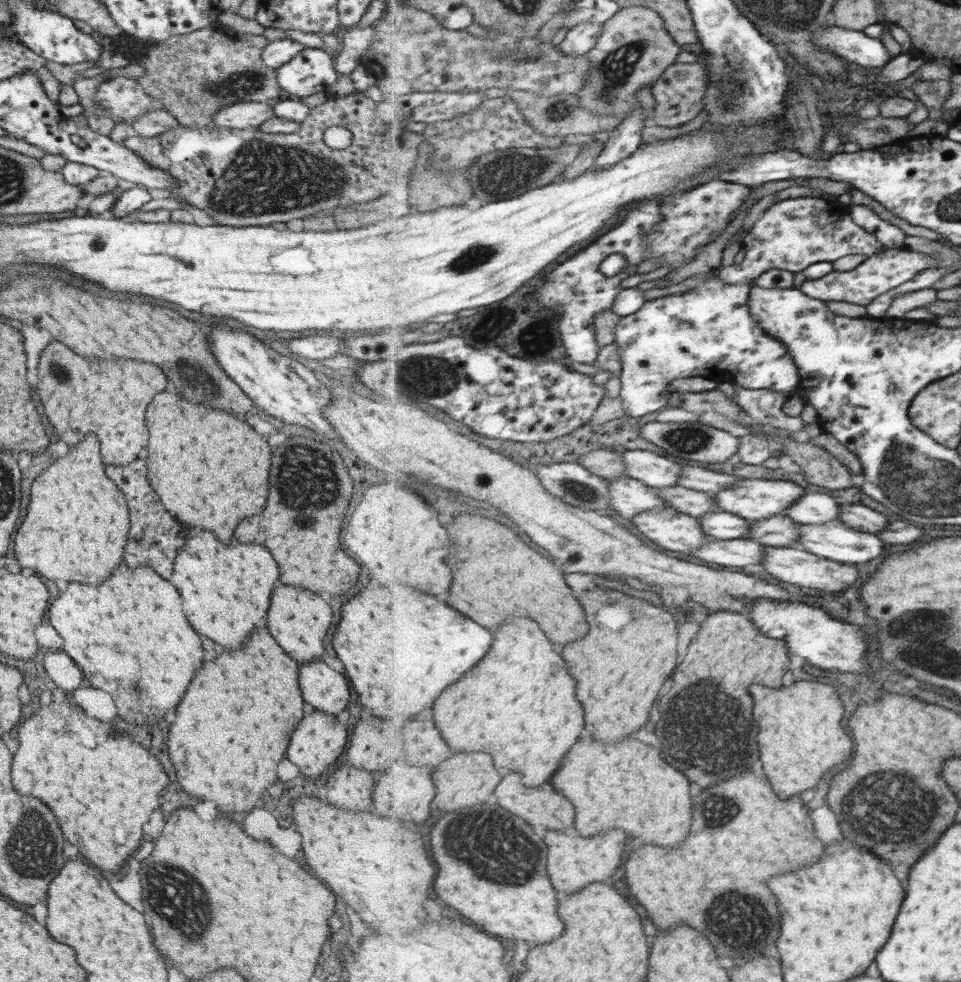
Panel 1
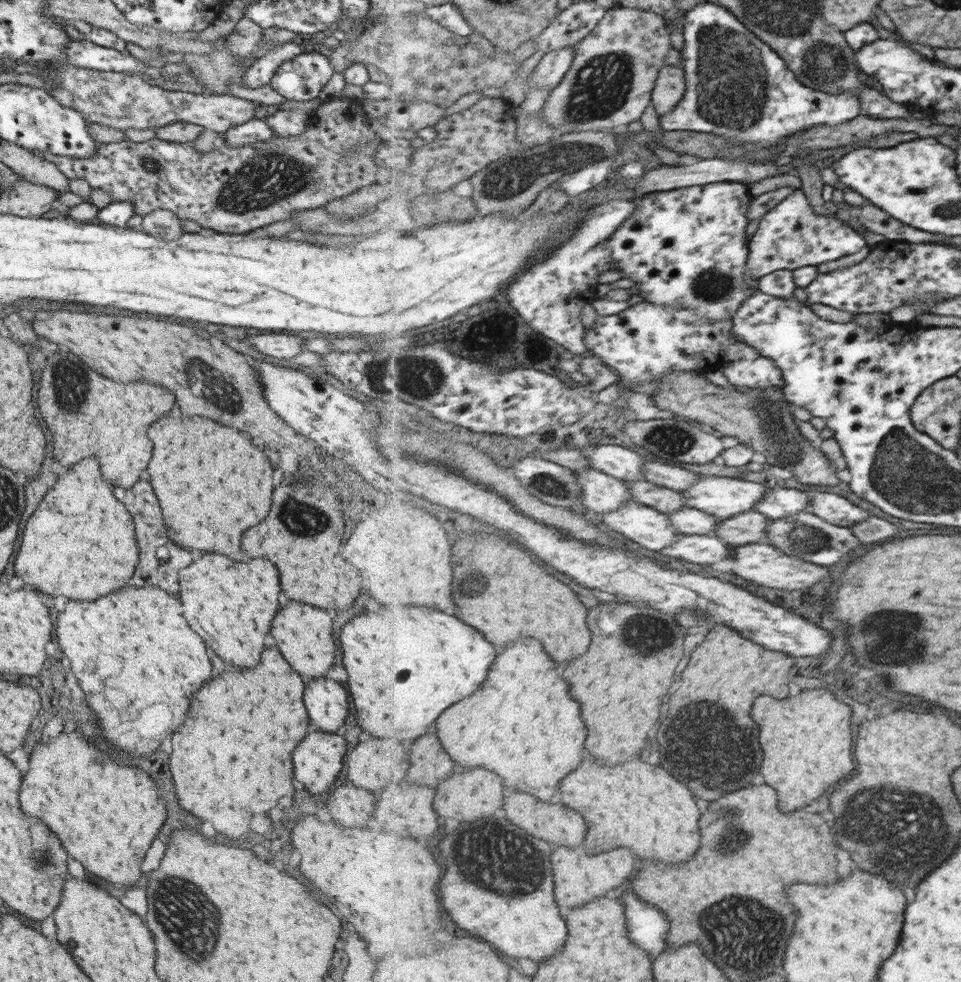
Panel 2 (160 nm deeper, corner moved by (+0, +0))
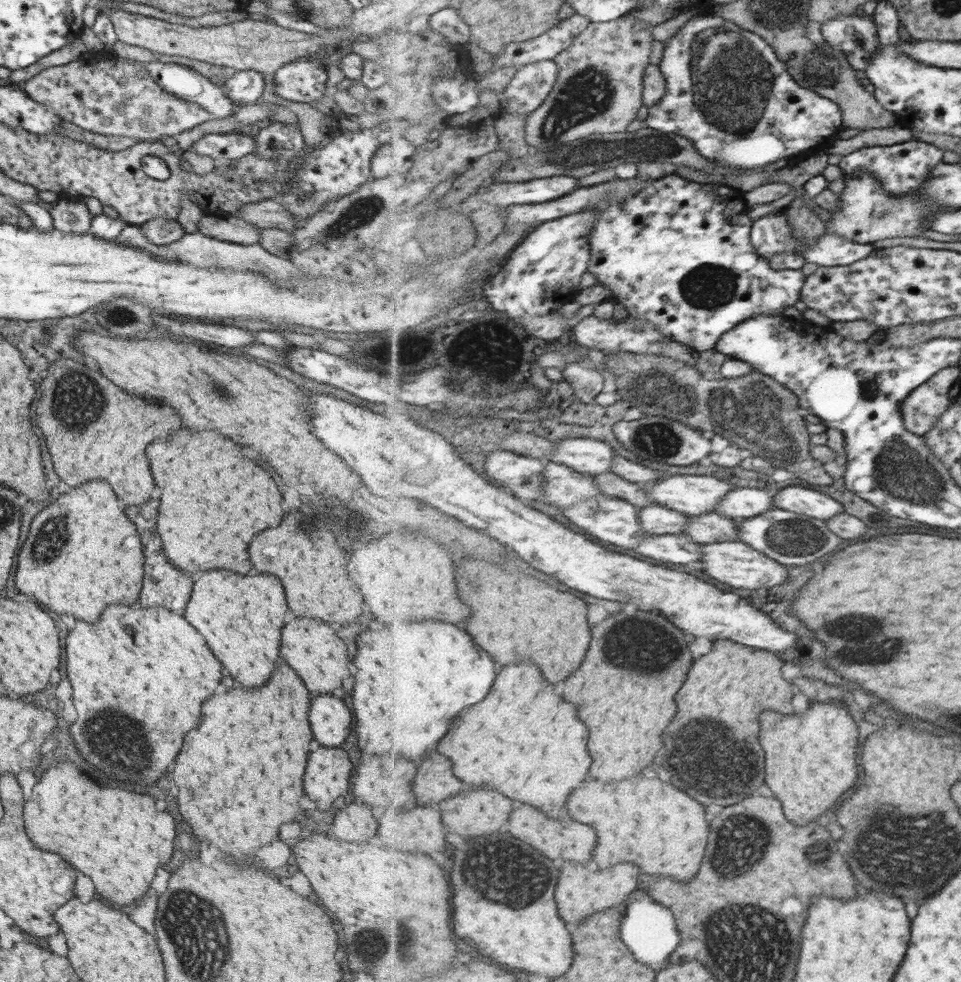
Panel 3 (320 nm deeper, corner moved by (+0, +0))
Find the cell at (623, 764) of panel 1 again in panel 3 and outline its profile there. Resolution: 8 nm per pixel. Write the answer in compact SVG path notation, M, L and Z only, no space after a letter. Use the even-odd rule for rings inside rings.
M643 774L611 784L587 780L585 786L575 790L573 798L569 798L569 814L577 822L597 830L599 840L593 865L599 869L635 862L641 866L643 874L671 876L681 882L689 882L699 874L711 832L707 812L703 804L671 784L657 778L645 778Z

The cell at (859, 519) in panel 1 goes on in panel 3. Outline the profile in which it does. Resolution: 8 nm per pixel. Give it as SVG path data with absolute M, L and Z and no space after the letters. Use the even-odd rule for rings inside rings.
M800 485L782 488L774 496L774 506L777 509L787 509L793 512L831 522L836 514L843 513L843 506L829 496Z

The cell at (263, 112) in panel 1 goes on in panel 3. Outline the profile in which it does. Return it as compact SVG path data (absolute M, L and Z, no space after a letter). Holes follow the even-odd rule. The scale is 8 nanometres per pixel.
M89 50L83 58L40 71L24 81L22 90L37 105L53 110L59 119L112 138L127 136L159 142L160 138L173 137L212 119L199 105L163 91L139 63L131 59L91 58Z

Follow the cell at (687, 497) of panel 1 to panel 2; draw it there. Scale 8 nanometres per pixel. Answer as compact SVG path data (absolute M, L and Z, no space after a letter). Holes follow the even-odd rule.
M647 480L626 481L635 501L652 506L659 512L675 512L689 507L681 491L671 490Z

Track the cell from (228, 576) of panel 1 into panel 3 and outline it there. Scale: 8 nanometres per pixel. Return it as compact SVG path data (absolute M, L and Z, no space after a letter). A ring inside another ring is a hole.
M211 570L193 584L183 616L205 638L231 678L245 688L255 688L265 684L275 668L285 610L283 588L273 576L239 576L227 570Z

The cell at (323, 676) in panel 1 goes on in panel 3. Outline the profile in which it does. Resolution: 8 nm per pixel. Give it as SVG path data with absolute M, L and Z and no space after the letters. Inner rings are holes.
M321 694L311 702L309 724L313 738L321 746L331 748L331 746L339 746L349 736L351 714L341 700L329 694Z

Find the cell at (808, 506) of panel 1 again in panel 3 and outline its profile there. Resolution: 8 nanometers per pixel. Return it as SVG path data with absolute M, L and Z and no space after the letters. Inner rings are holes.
M737 488L722 498L716 512L729 518L744 519L775 509L776 493L761 488Z

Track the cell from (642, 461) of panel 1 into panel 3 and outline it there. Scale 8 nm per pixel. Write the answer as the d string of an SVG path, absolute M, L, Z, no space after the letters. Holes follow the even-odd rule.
M568 438L555 442L550 460L553 463L570 466L577 472L598 475L611 471L617 456L615 449L595 438Z

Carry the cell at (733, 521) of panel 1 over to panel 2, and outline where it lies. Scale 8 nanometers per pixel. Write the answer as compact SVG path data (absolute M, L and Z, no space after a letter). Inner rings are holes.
M685 507L668 513L672 527L681 535L711 535L721 522L703 510Z

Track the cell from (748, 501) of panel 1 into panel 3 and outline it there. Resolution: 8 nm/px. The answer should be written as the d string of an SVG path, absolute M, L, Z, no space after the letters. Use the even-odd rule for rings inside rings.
M673 475L647 485L648 495L657 505L689 515L716 512L716 506L733 488L731 482L713 476Z

